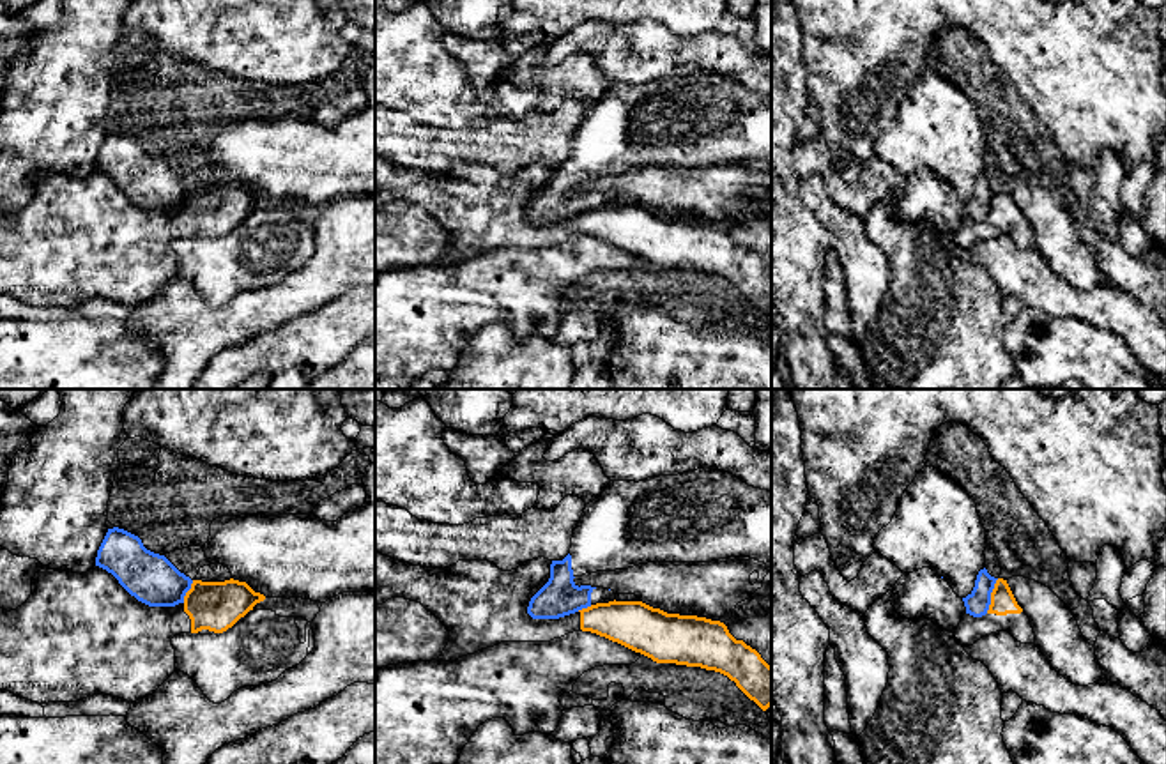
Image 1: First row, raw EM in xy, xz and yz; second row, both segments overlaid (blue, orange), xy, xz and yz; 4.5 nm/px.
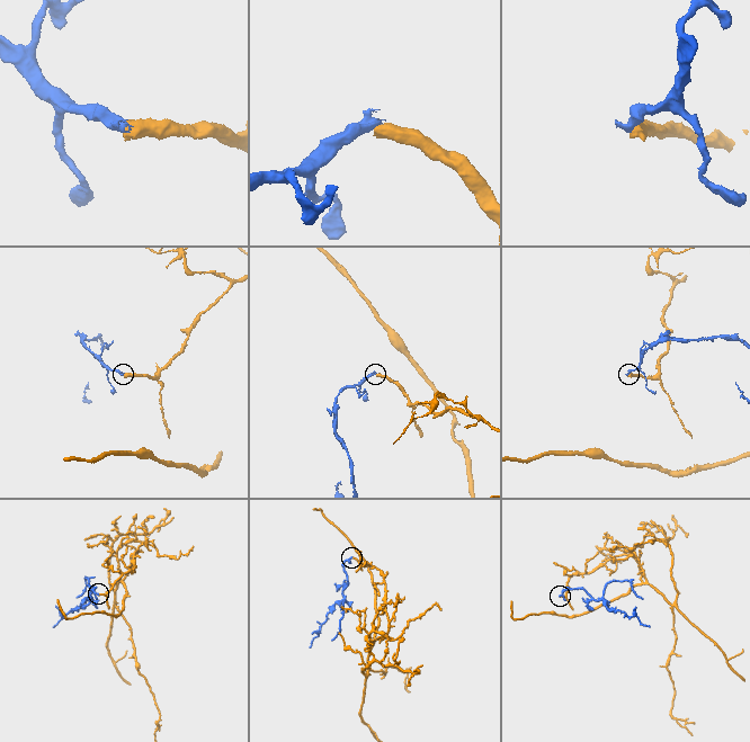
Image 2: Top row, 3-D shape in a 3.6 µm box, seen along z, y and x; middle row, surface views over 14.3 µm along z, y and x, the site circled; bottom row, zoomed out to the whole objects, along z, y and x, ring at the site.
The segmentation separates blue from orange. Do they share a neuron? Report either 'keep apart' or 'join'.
keep apart

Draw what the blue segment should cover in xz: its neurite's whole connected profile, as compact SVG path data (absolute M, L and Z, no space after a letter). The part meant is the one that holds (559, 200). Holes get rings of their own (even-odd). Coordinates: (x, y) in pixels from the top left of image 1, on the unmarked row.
M697 73L644 85L610 85L573 134L570 157L552 164L548 186L531 202L533 223L559 223L616 203L614 195L577 189L575 180L628 173L648 166L711 166L727 161L771 164L771 96L748 90L729 76Z

